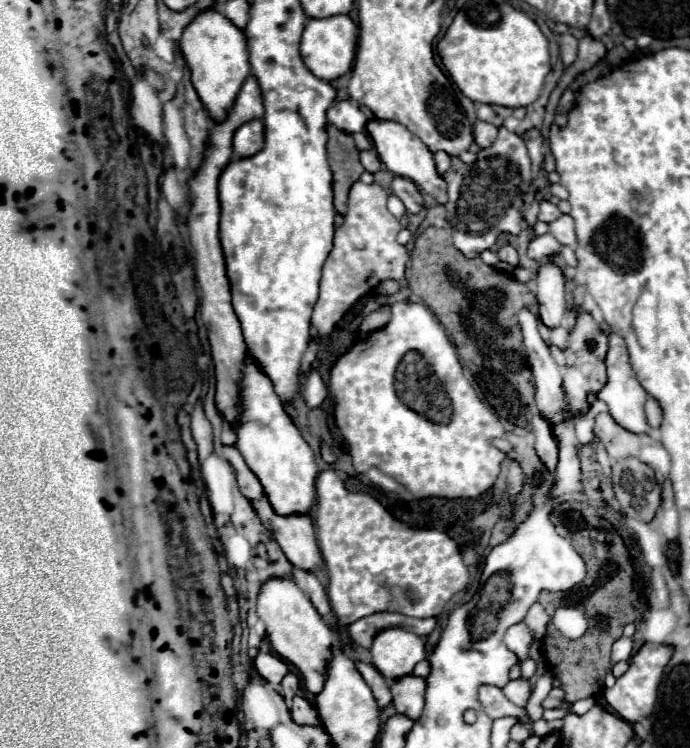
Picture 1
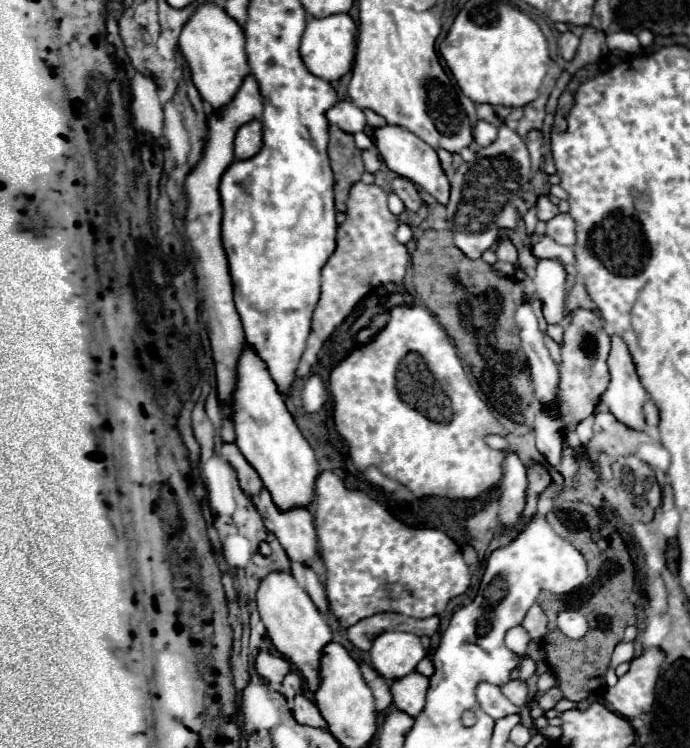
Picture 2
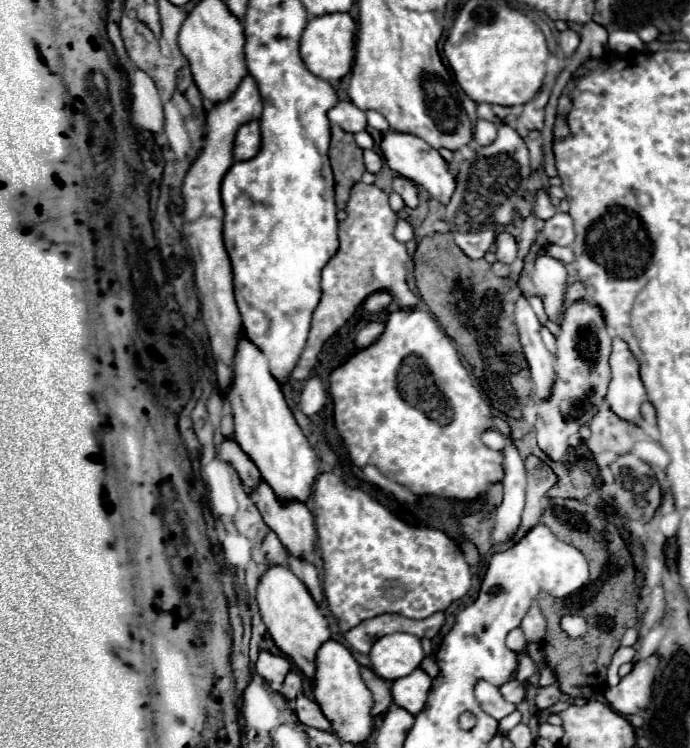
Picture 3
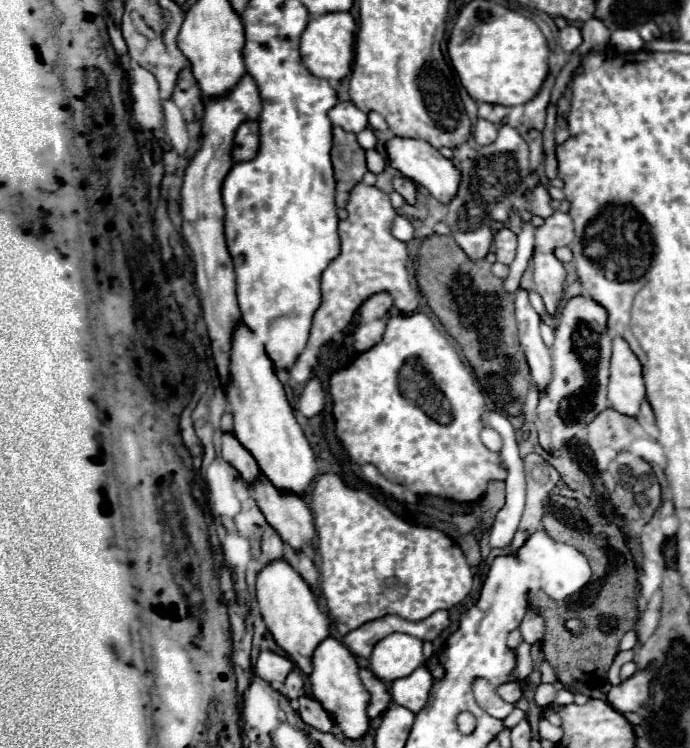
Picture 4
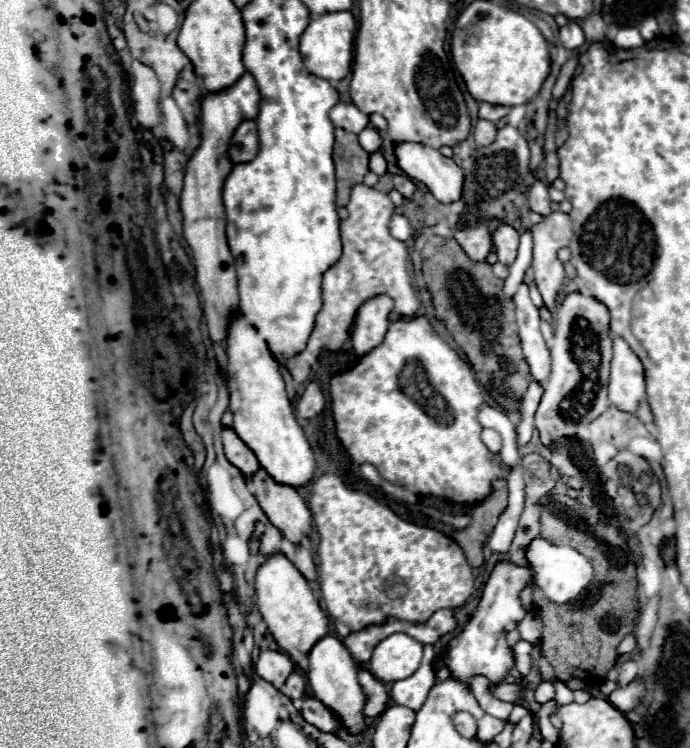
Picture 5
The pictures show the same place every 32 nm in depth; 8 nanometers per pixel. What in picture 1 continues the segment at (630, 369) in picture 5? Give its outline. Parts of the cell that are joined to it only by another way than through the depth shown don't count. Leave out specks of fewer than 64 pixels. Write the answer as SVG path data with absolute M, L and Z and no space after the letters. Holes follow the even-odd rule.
M608 334L608 354L606 354L606 370L608 370L608 382L604 384L604 388L596 394L598 400L608 404L608 412L610 416L628 432L634 434L650 434L650 426L646 422L646 414L644 414L644 402L648 398L648 392L640 386L640 382L636 380L632 366L630 366L630 358L628 358L628 348L626 342L618 336L618 334Z

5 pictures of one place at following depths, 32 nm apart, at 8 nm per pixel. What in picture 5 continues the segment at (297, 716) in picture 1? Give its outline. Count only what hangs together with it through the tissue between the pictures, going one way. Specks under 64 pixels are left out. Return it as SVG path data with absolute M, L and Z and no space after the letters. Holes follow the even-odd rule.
M304 698L300 714L308 724L316 726L322 732L336 732L340 728L340 720L336 720L336 714L324 708L324 704L320 704L320 700L316 698Z

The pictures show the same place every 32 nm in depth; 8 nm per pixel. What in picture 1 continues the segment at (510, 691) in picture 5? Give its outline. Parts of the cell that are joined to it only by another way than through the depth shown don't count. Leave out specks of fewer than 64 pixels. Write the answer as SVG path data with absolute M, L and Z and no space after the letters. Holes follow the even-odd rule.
M520 678L520 680L510 680L504 688L502 688L502 692L506 694L506 698L510 700L510 702L514 702L516 706L526 706L526 702L528 702L528 698L530 698L530 694L532 694L532 686L530 686L530 682L528 680L524 680L524 678Z

